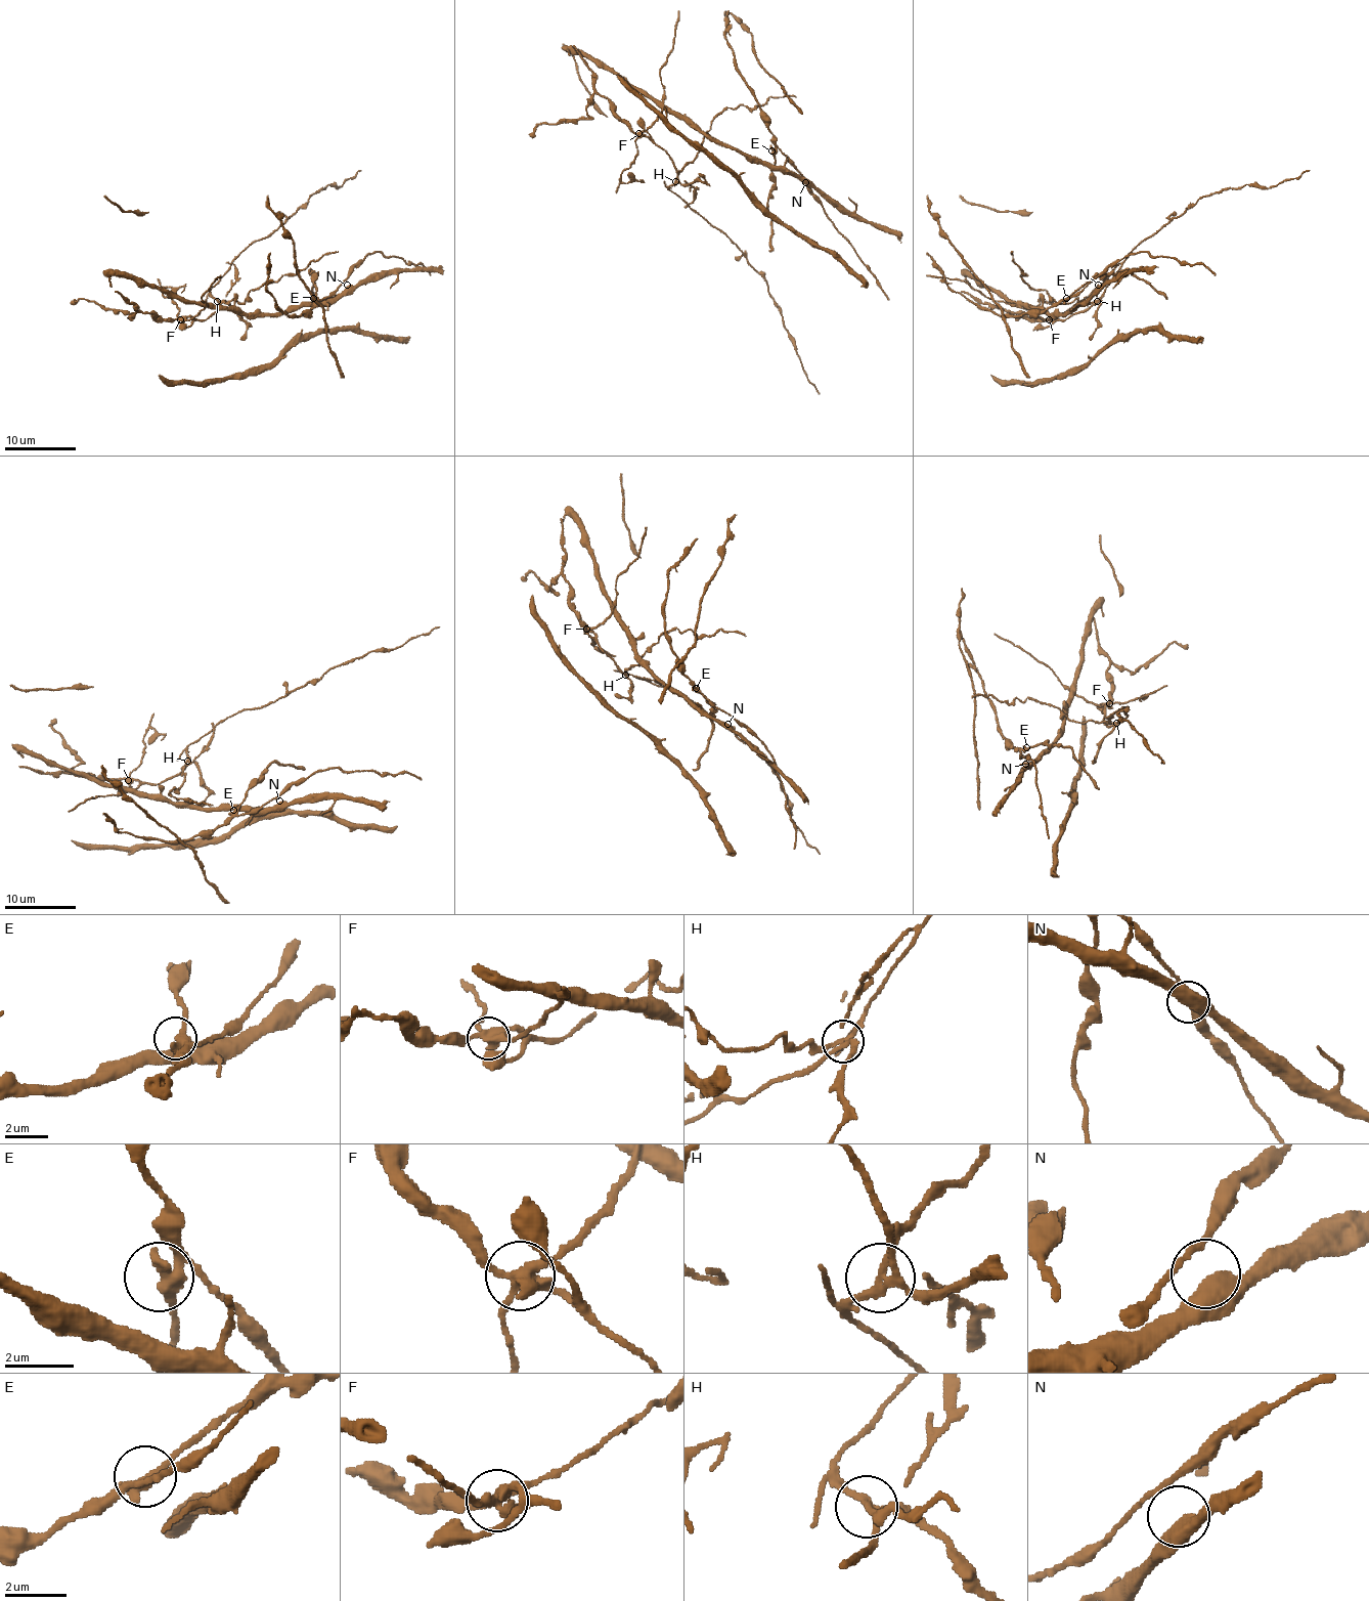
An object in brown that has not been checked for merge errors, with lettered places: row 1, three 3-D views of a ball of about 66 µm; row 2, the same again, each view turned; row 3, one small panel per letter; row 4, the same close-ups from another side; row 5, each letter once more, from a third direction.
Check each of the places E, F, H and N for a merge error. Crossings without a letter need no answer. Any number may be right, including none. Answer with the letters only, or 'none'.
F, H

